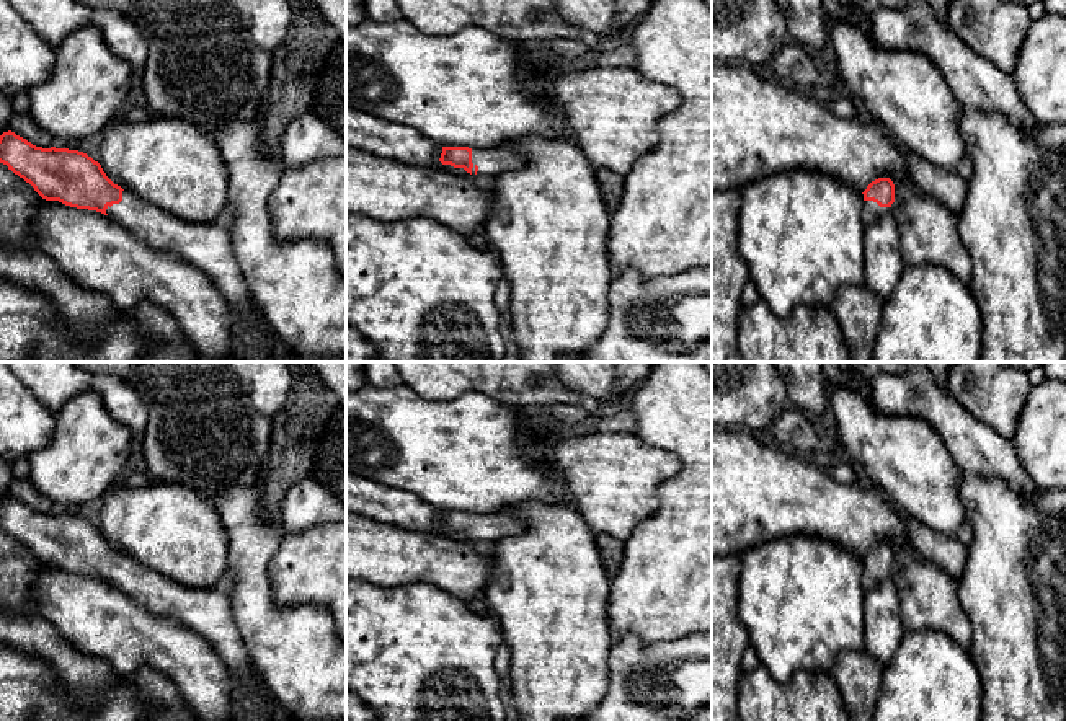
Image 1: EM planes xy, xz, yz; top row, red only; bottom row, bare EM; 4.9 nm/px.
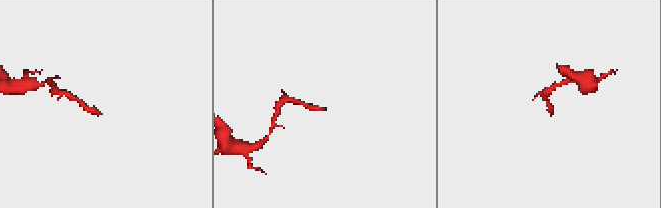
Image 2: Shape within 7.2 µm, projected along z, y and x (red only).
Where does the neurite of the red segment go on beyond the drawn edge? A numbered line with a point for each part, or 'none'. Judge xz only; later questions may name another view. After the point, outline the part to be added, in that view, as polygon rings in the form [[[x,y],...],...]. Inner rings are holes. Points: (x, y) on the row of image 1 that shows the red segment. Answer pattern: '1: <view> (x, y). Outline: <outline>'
1: xz (490, 162). Outline: [[[509,145],[495,148],[472,148],[472,176],[486,175],[496,176],[504,171],[517,170],[524,165],[524,158]]]

